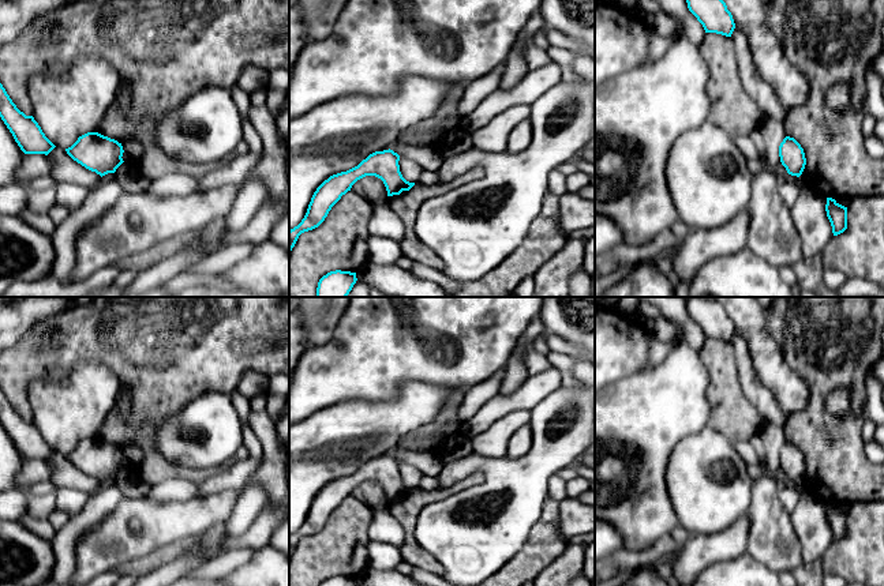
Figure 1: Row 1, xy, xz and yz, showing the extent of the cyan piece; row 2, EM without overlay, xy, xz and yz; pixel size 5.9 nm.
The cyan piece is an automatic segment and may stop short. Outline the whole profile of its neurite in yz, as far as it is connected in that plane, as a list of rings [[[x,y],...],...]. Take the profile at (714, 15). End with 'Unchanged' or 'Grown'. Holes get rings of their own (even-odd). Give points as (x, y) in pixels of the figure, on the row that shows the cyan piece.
[[[686,0],[689,11],[703,25],[705,33],[731,37],[735,23],[723,0]]]. Unchanged

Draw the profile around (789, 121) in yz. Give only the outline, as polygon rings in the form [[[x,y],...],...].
[[[769,0],[768,26],[780,40],[787,60],[809,80],[809,94],[802,105],[791,108],[783,121],[786,135],[804,149],[806,165],[801,174],[810,185],[835,200],[857,196],[884,196],[884,158],[872,158],[862,134],[862,97],[865,72],[872,60],[881,53],[881,29],[884,25],[884,0]],[[847,83],[853,87],[853,104],[844,113],[834,114],[825,104],[831,86]]]

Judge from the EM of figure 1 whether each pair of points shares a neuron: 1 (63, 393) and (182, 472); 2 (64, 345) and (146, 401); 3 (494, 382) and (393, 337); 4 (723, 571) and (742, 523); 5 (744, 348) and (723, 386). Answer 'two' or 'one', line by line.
1: two
2: one
3: two
4: two
5: two

